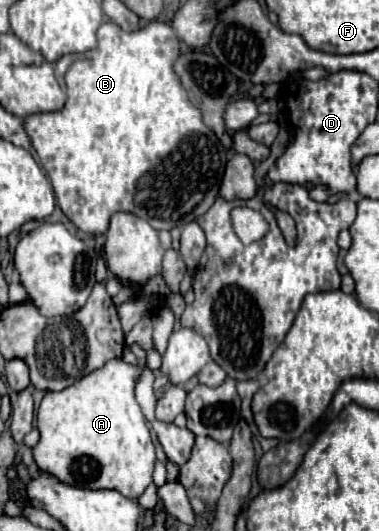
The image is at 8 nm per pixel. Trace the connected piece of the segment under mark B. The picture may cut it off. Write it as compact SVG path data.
M107 21L99 27L99 45L97 49L93 51L87 51L83 55L77 55L73 59L73 63L67 67L67 73L65 73L65 87L67 87L67 103L61 111L53 111L53 113L37 113L37 115L29 115L27 119L23 119L23 125L25 125L25 131L27 135L31 137L31 143L33 147L37 149L37 155L39 155L39 163L43 165L47 177L51 179L53 183L53 189L55 189L55 197L59 201L59 207L61 211L85 233L91 233L91 235L103 235L109 227L109 219L113 213L117 211L127 211L127 213L133 213L141 219L145 219L153 229L161 231L161 229L167 229L171 231L173 227L179 227L183 229L185 223L191 223L191 221L197 221L217 199L219 195L219 187L221 187L221 179L223 179L223 171L225 171L225 163L227 163L227 153L225 153L225 147L221 145L221 141L213 135L211 129L207 129L207 125L203 123L203 117L201 117L201 111L189 101L187 97L187 91L183 89L181 85L181 79L179 75L175 73L173 65L175 65L175 59L177 55L181 53L179 51L179 39L173 31L173 27L169 23L163 23L163 21L149 21L147 25L139 27L137 31L123 31L121 27L117 27L117 23L113 21Z

